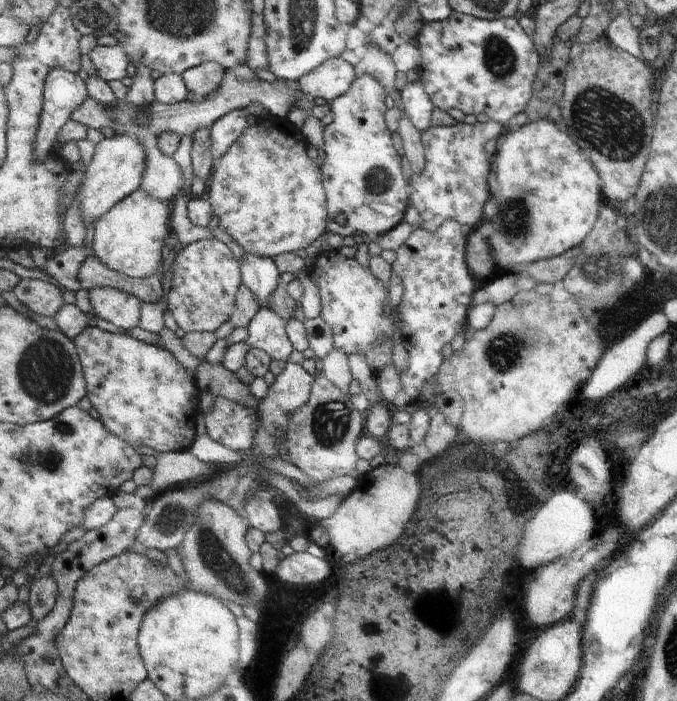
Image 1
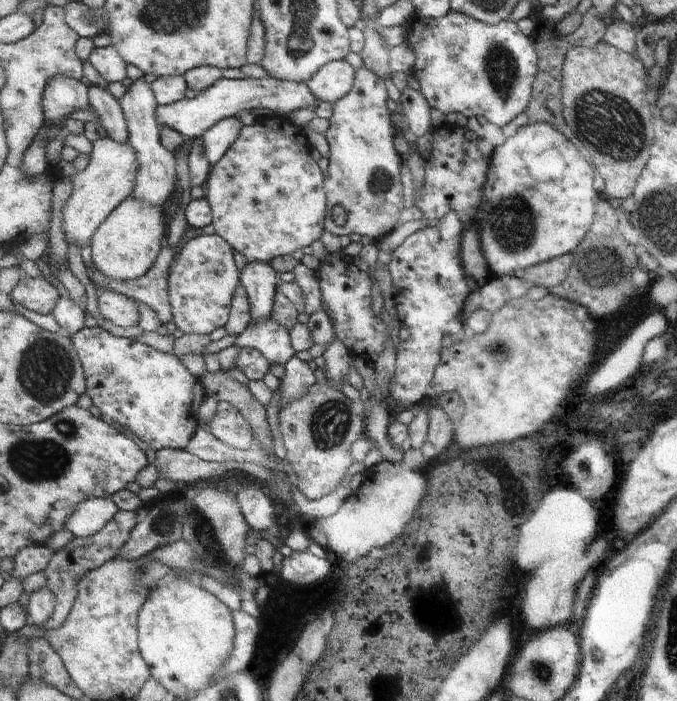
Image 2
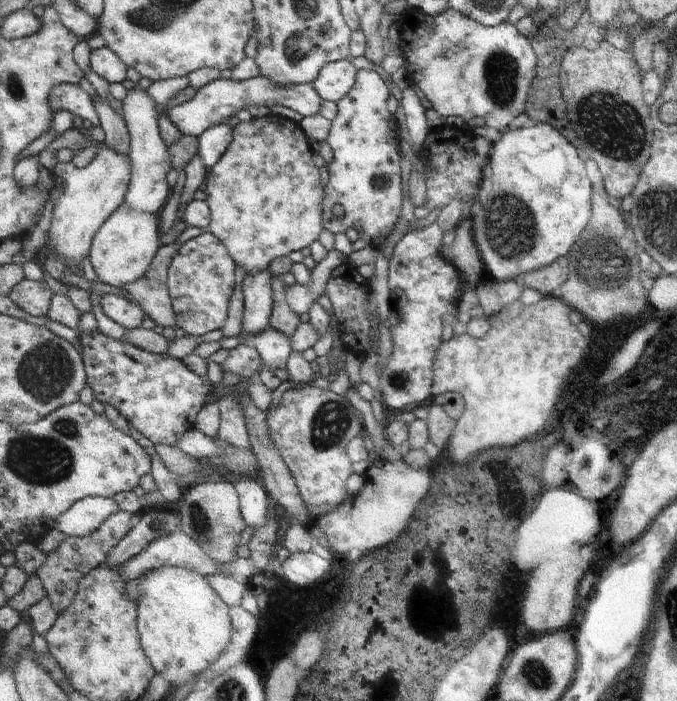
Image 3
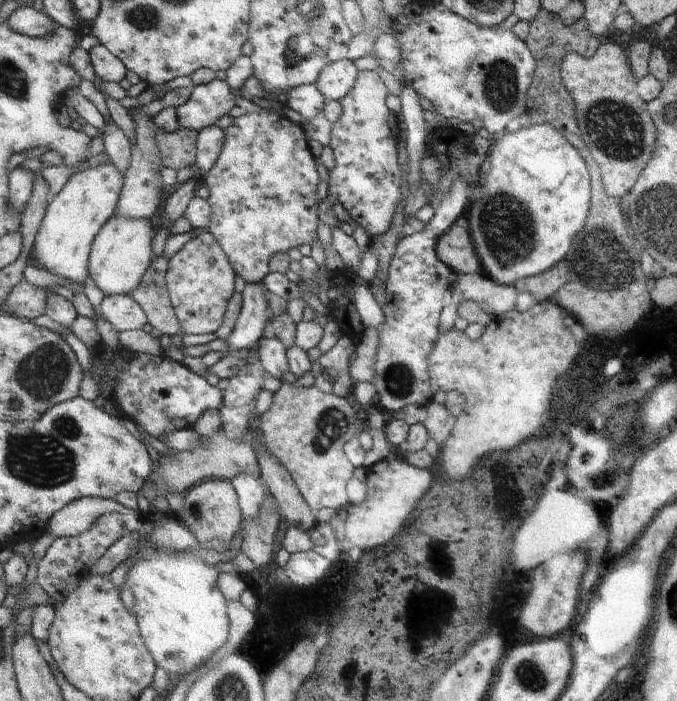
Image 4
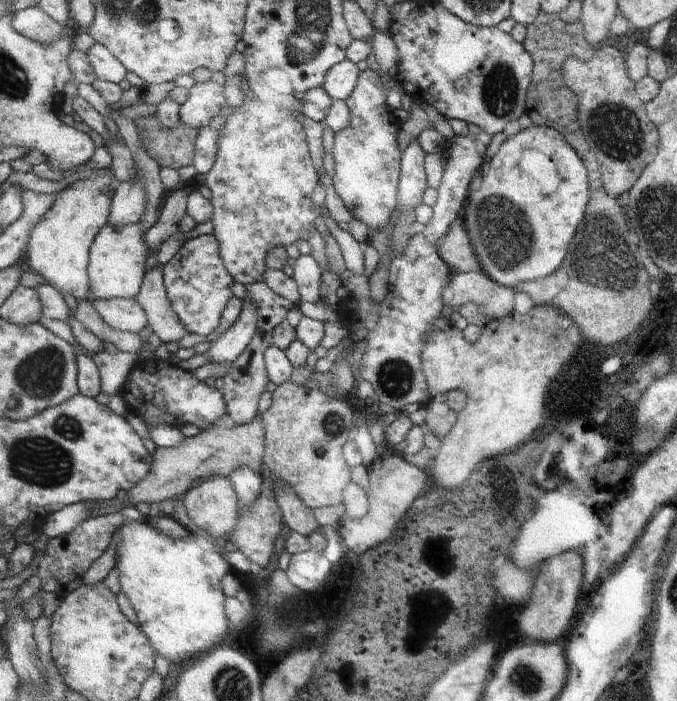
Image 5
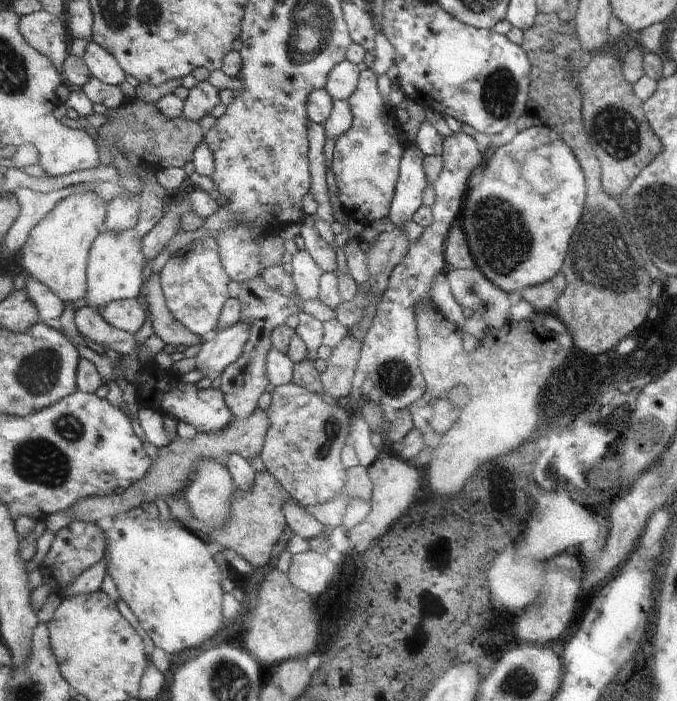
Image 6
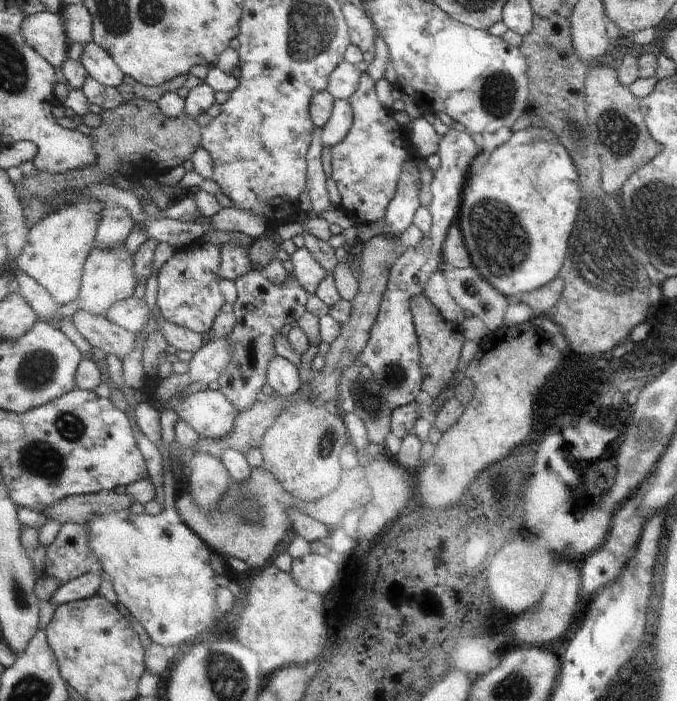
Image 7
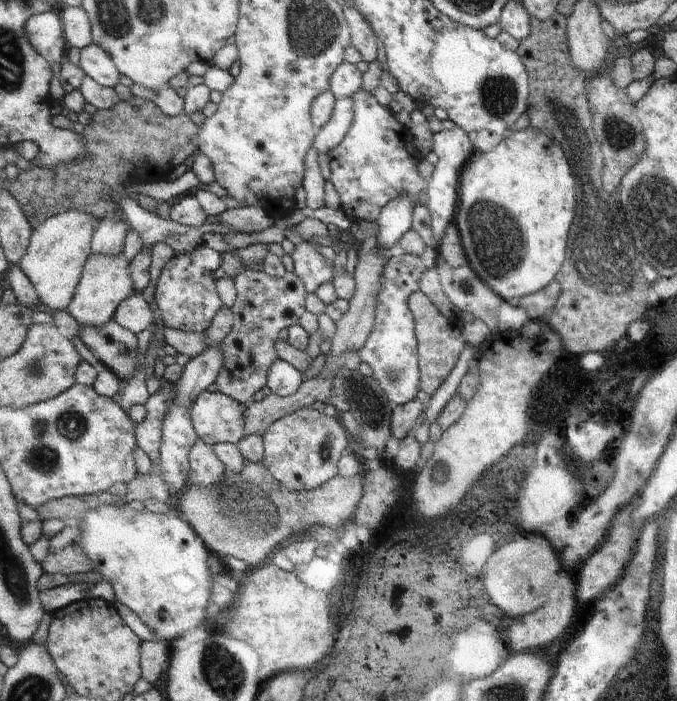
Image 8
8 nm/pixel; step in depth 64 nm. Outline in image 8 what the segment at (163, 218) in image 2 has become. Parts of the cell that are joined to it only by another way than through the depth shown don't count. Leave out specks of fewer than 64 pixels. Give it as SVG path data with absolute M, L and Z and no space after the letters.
M124 252L115 256L103 256L92 254L84 266L80 285L77 287L73 302L67 307L69 314L73 316L80 326L95 326L101 328L114 320L117 308L121 302L136 292L129 272L131 262L125 258Z

